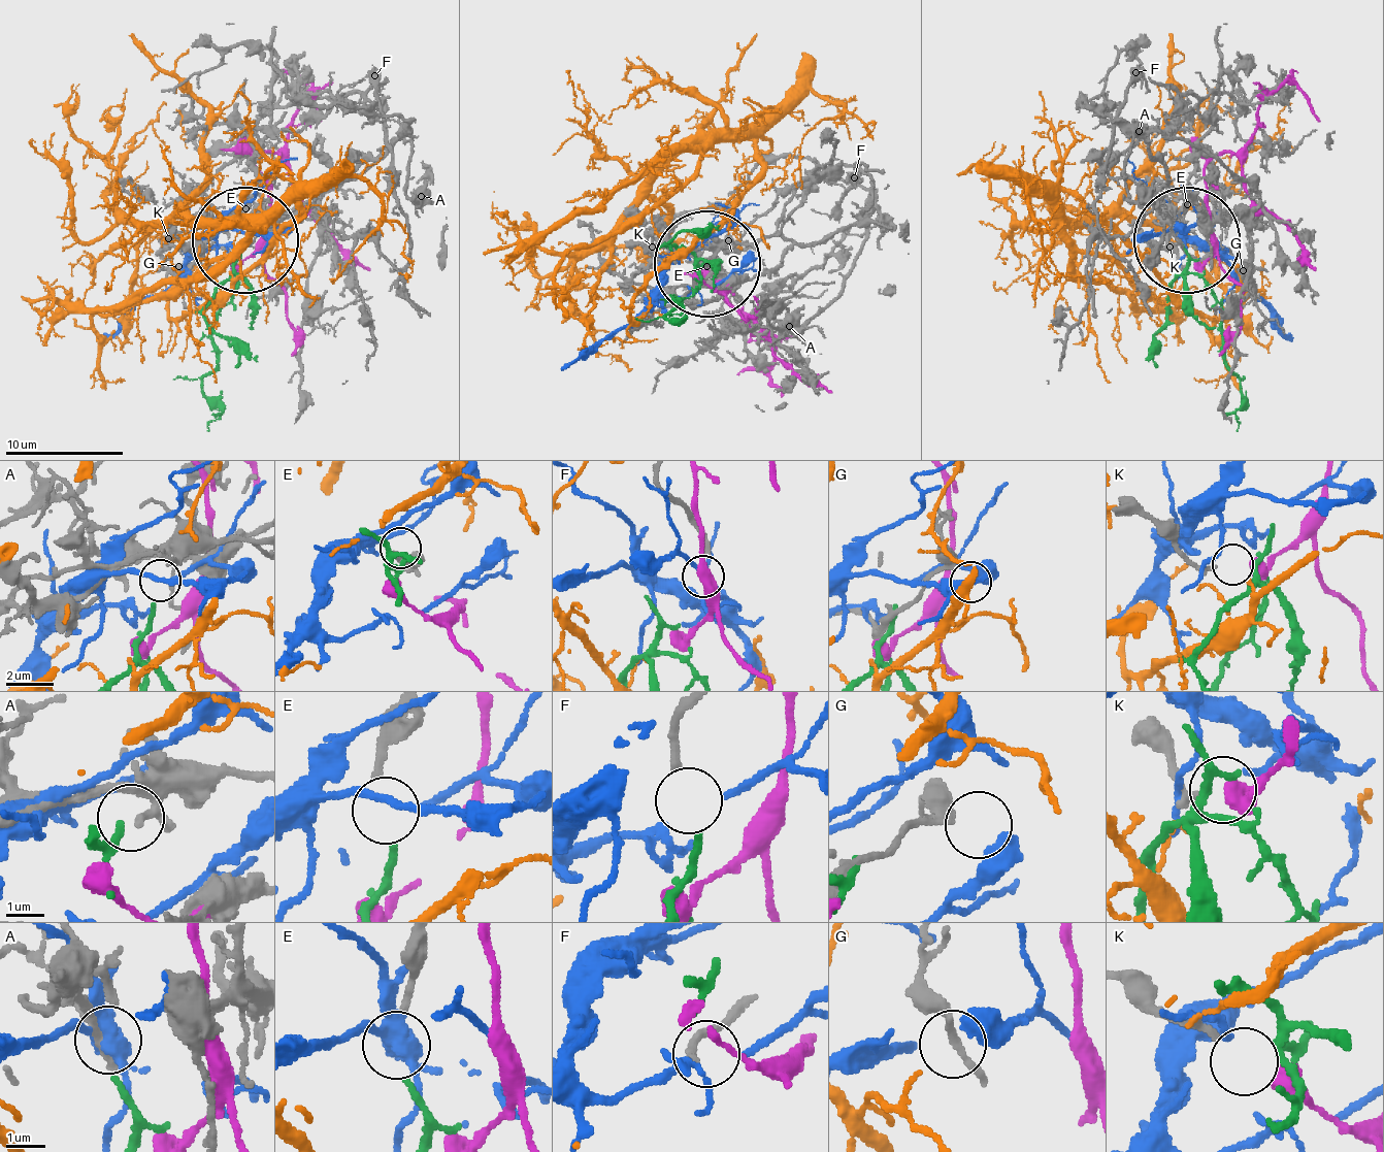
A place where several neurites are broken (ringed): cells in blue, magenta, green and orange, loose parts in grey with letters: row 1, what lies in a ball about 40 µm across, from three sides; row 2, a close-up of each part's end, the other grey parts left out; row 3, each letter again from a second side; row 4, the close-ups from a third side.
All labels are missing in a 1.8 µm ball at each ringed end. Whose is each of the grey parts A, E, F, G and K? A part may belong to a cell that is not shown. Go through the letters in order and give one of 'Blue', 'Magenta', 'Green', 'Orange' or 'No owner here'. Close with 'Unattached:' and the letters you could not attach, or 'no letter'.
A: Green
E: No owner here
F: No owner here
G: No owner here
K: Magenta
Unattached: E, F, G

